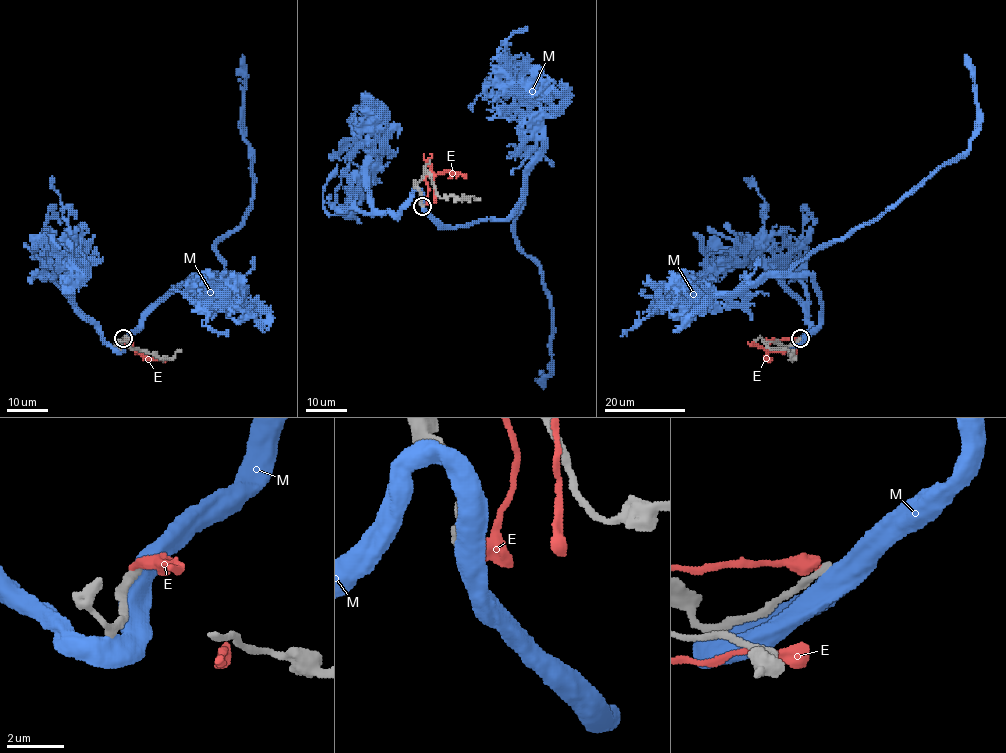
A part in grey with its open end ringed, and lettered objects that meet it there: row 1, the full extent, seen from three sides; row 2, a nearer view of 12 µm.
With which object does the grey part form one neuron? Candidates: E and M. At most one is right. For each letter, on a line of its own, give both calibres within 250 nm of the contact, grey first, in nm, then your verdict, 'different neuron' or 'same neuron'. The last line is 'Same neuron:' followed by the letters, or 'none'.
E: 320/380 nm | different neuron
M: 320/550 nm | different neuron
Same neuron: none

